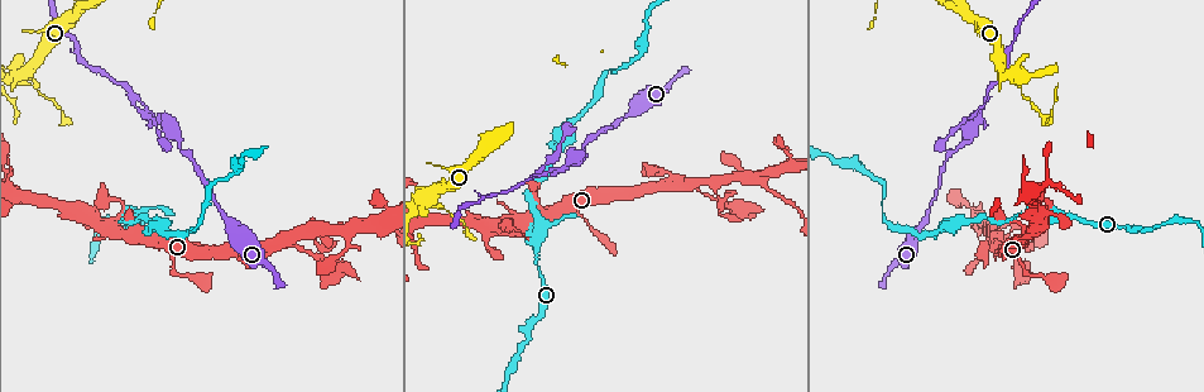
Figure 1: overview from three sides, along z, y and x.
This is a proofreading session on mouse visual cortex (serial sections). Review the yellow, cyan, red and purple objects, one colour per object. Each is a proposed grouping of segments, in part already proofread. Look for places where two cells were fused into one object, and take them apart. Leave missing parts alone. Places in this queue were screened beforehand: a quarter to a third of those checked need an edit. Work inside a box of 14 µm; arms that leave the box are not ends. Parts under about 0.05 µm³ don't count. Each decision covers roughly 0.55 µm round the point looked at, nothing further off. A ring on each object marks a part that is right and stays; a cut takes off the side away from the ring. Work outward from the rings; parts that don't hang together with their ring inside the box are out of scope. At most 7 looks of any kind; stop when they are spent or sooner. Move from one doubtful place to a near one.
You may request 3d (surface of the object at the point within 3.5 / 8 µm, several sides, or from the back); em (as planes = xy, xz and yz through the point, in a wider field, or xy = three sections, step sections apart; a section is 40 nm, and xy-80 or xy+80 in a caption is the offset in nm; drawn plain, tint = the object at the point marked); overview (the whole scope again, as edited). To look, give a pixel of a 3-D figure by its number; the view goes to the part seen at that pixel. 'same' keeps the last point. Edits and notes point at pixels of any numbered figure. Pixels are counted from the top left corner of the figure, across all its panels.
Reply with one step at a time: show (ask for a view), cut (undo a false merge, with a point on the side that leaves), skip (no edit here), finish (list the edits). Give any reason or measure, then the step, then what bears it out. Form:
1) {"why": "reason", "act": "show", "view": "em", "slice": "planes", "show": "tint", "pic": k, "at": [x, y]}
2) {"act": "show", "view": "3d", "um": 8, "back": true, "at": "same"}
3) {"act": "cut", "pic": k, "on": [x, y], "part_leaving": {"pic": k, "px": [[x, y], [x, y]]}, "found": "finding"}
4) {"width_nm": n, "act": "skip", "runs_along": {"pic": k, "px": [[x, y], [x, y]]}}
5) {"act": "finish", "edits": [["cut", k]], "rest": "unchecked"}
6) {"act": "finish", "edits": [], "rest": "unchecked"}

{"why": "thin arm on a thick one", "act": "show", "view": "3d", "um": 3.5, "back": true, "pic": 1, "at": [750, 176]}

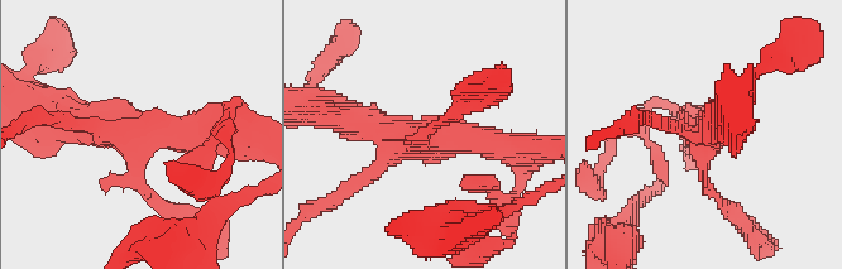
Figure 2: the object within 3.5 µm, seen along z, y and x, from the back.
{"why": "need the tissue", "act": "show", "view": "em", "slice": "xy", "step": 2, "show": "tint", "pic": 2, "at": [141, 138]}

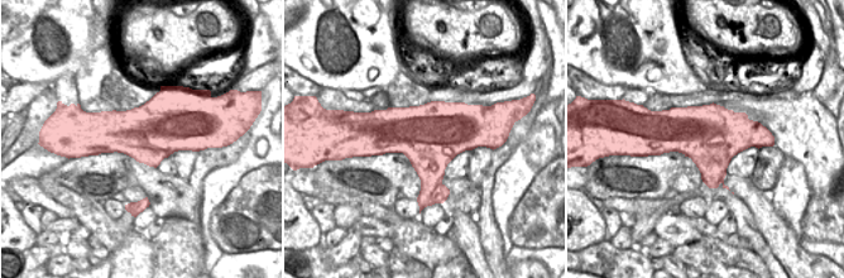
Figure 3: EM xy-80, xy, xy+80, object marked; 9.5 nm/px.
{"act": "skip", "found": "all the same cell"}

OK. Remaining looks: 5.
{"why": "three-way junction", "act": "show", "view": "3d", "um": 3.5, "pic": 1, "at": [983, 109]}

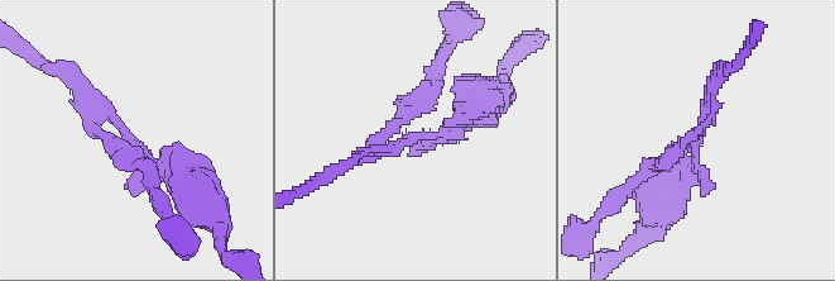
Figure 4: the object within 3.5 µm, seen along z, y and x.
{"arms": 3, "arm_widths_nm": [150, 200, 250], "why": "shape alone is not enough", "act": "show", "view": "em", "slice": "xy", "step": 2, "show": "tint", "pic": 4, "at": [128, 133]}

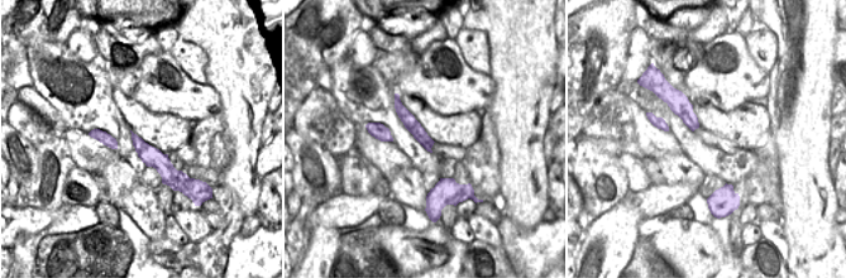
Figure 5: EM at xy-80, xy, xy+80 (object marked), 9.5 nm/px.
{"act": "skip", "runs_along": {"pic": 4, "px": [[185, 185], [158, 170], [68, 72]]}, "found": "continuous, no second cell"}

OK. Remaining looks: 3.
{"why": "arms part here", "act": "show", "view": "3d", "um": 8, "pic": 1, "at": [28, 74]}

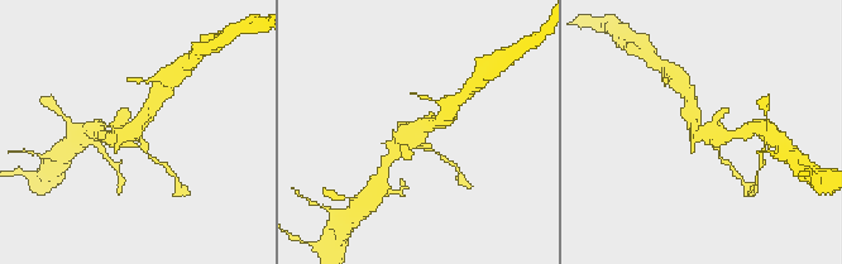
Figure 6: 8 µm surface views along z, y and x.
{"act": "show", "view": "3d", "um": 3.5, "back": true, "pic": 6, "at": [709, 131]}

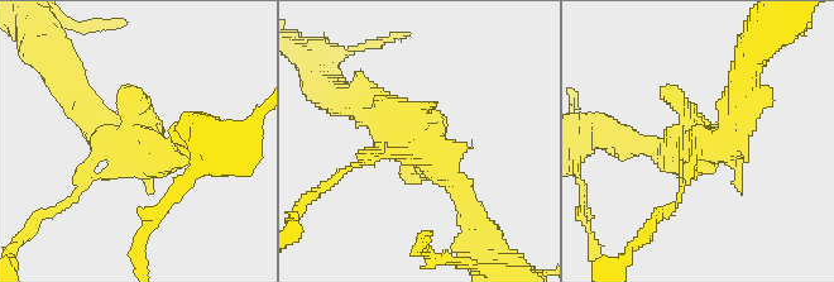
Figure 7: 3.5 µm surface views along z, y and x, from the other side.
{"act": "cut", "pic": 7, "on": [61, 206], "part_leaving": {"pic": 7, "px": [[99, 156], [84, 187], [29, 230]]}, "found": "two cells meet here"}

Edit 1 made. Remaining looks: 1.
{"act": "finish", "edits": [["cut", 7]], "rest": "unchecked"}

